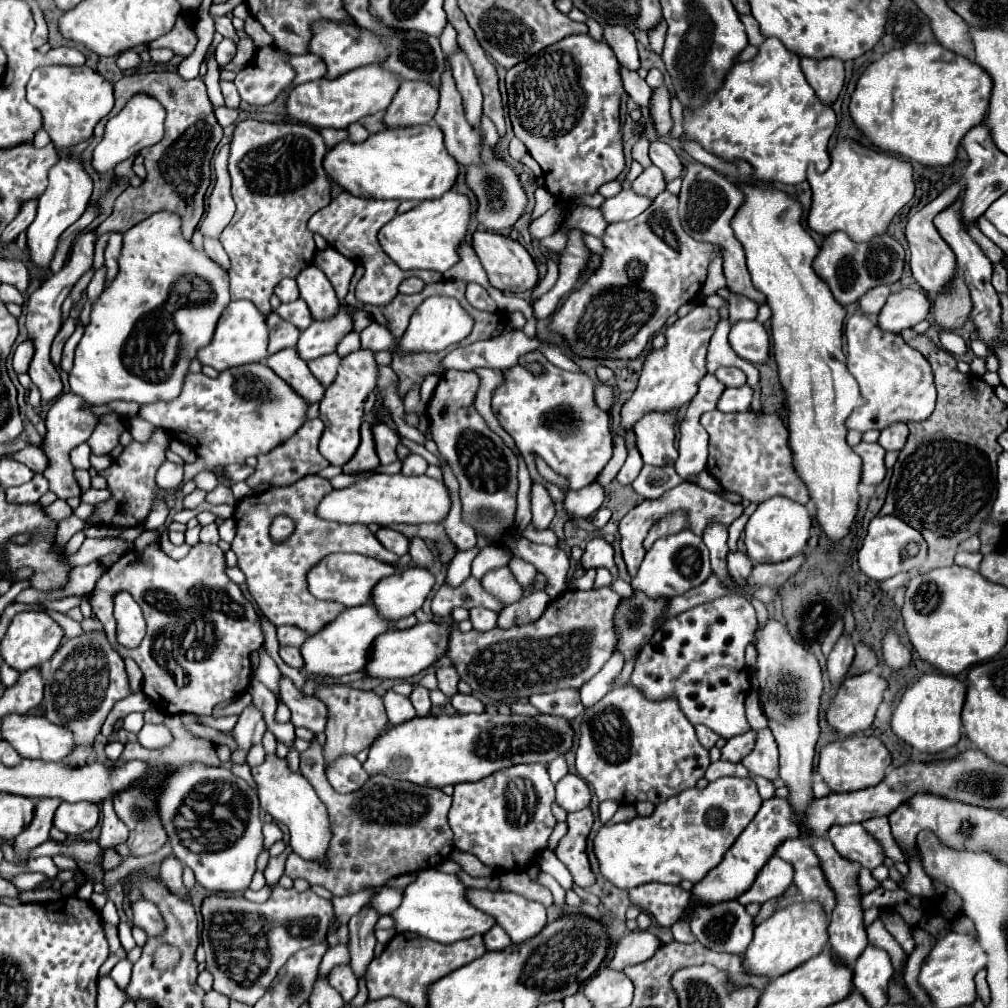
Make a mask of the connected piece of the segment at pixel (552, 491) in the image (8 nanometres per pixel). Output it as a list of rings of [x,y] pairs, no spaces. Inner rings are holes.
[[[541,353],[521,355],[515,367],[503,369],[503,381],[493,391],[491,405],[501,427],[515,439],[531,479],[547,487],[553,503],[561,503],[567,491],[539,475],[531,453],[537,453],[555,473],[563,475],[569,481],[569,491],[591,485],[611,459],[613,445],[609,415],[603,413],[593,401],[593,381],[587,375],[569,373],[555,367]],[[527,361],[543,363],[545,379],[533,379],[531,373],[523,367]]]

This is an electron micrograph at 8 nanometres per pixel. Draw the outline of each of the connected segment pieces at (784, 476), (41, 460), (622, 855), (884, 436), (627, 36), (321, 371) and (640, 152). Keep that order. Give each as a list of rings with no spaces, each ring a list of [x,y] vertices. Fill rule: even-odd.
[[[703,413],[701,425],[709,433],[707,469],[729,491],[739,493],[751,503],[763,503],[769,497],[785,495],[807,505],[809,493],[791,467],[791,451],[787,447],[787,429],[777,413]]]
[[[29,445],[29,447],[25,447],[25,449],[17,451],[17,453],[11,453],[11,457],[25,463],[33,473],[43,473],[47,469],[47,465],[49,465],[47,455],[43,453],[41,447],[31,447]]]
[[[721,777],[705,789],[685,789],[683,793],[659,803],[649,817],[635,817],[625,823],[601,827],[595,837],[595,855],[605,879],[619,889],[633,889],[643,883],[671,883],[679,885],[683,879],[699,883],[707,871],[721,863],[725,851],[735,843],[741,831],[757,815],[763,799],[751,779]],[[707,811],[723,811],[723,823],[711,829]]]
[[[897,423],[897,425],[889,425],[885,429],[881,429],[881,437],[879,437],[879,445],[885,447],[887,451],[901,451],[905,447],[907,441],[907,425],[905,423]]]
[[[605,27],[605,41],[611,45],[617,61],[631,71],[637,71],[639,65],[639,55],[637,55],[637,43],[635,37],[625,29],[625,27]]]
[[[331,353],[331,355],[323,355],[323,357],[317,357],[313,361],[309,361],[309,369],[311,373],[321,381],[321,385],[331,385],[331,381],[335,381],[335,373],[339,371],[339,365],[341,365],[341,357],[337,353]]]
[[[643,133],[643,135],[639,135],[639,139],[637,139],[635,145],[633,145],[633,159],[639,161],[643,167],[649,167],[649,165],[651,165],[649,157],[647,157],[647,149],[649,149],[649,139],[647,139],[647,135]]]

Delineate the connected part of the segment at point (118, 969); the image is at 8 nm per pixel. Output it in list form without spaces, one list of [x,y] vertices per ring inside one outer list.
[[[123,959],[123,961],[119,961],[119,963],[113,967],[111,977],[113,977],[113,981],[117,983],[119,989],[125,989],[125,987],[127,987],[127,983],[129,983],[129,979],[131,979],[131,967],[133,967],[133,963],[131,963],[129,959]]]

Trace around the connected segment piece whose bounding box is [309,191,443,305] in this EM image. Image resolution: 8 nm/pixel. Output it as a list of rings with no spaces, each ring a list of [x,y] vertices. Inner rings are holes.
[[[341,193],[339,197],[335,197],[327,207],[319,209],[311,219],[309,219],[309,229],[313,233],[319,233],[321,237],[325,237],[325,241],[339,251],[341,255],[345,255],[347,259],[359,259],[359,263],[365,267],[367,275],[363,275],[363,279],[357,285],[357,299],[363,303],[371,303],[371,305],[387,305],[387,301],[391,301],[397,295],[397,287],[401,285],[401,281],[409,279],[409,277],[419,277],[425,283],[437,283],[443,279],[441,273],[435,271],[403,271],[399,269],[379,247],[377,243],[377,231],[395,217],[399,201],[375,201],[375,199],[359,199],[353,197],[349,193]]]

